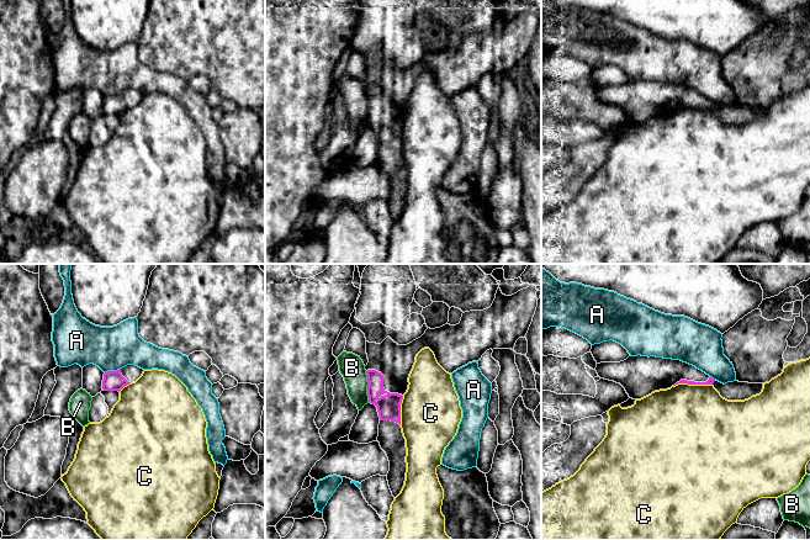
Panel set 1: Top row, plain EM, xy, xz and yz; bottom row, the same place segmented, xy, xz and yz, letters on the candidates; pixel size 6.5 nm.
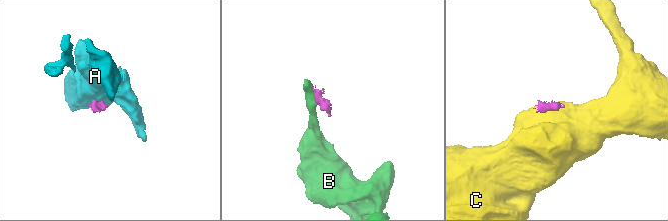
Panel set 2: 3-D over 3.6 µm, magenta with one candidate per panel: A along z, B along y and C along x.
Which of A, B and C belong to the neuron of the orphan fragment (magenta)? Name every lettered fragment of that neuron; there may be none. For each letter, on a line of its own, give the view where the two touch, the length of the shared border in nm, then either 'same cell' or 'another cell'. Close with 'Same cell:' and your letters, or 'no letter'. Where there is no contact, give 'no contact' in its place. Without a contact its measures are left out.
A: xy | 110 nm | another cell
B: xz | 200 nm | another cell
C: yz | 240 nm | another cell
Same cell: no letter

